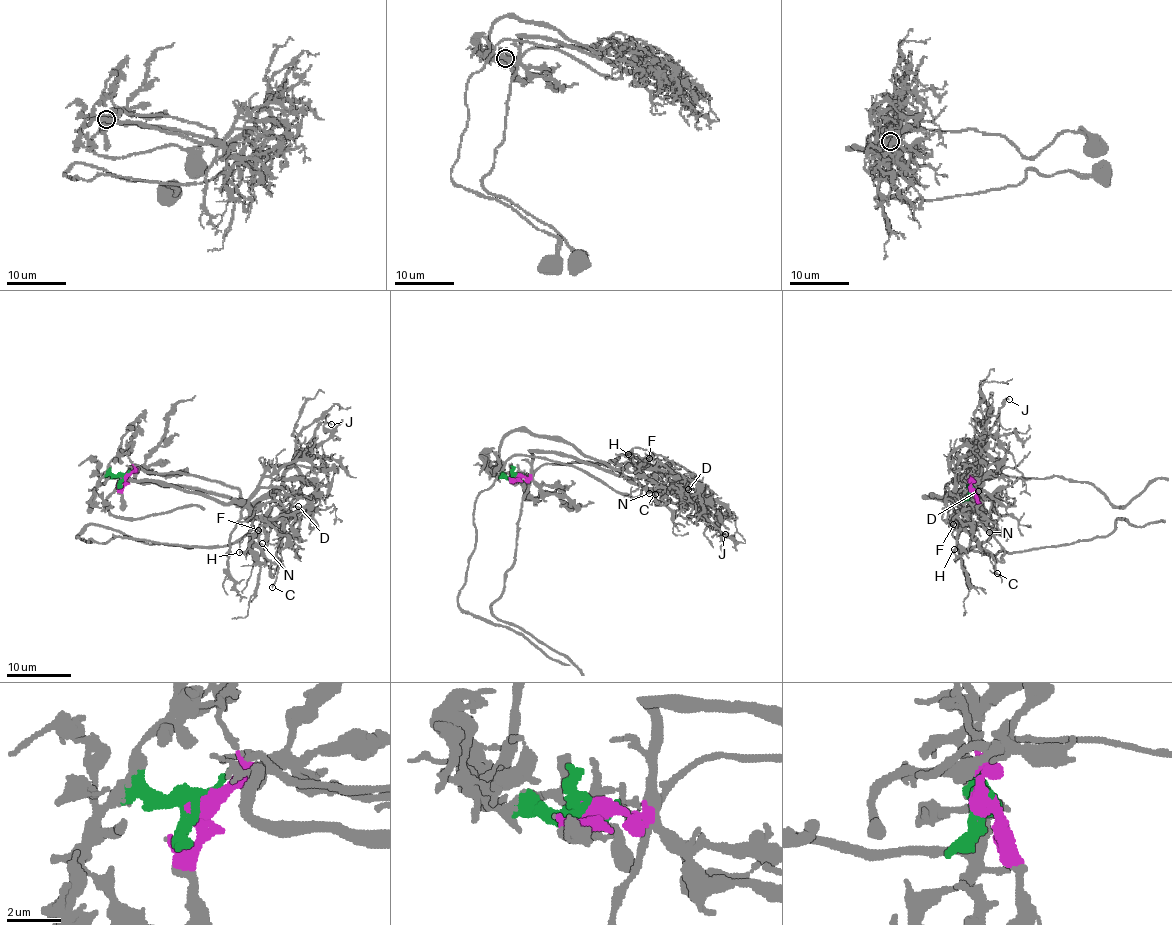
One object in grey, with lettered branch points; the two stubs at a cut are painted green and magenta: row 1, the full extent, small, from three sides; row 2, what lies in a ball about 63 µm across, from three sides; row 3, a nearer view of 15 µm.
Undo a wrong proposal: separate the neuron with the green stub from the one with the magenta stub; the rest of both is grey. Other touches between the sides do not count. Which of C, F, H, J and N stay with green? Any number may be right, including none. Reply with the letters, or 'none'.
C, F, H

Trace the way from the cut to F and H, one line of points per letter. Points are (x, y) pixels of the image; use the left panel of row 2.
F: (123, 478), (104, 476), (100, 482), (119, 479), (166, 483), (225, 503), (242, 502), (268, 523), (258, 530)
H: (123, 478), (104, 476), (100, 482), (161, 481), (225, 503), (241, 502), (255, 536), (239, 553)

